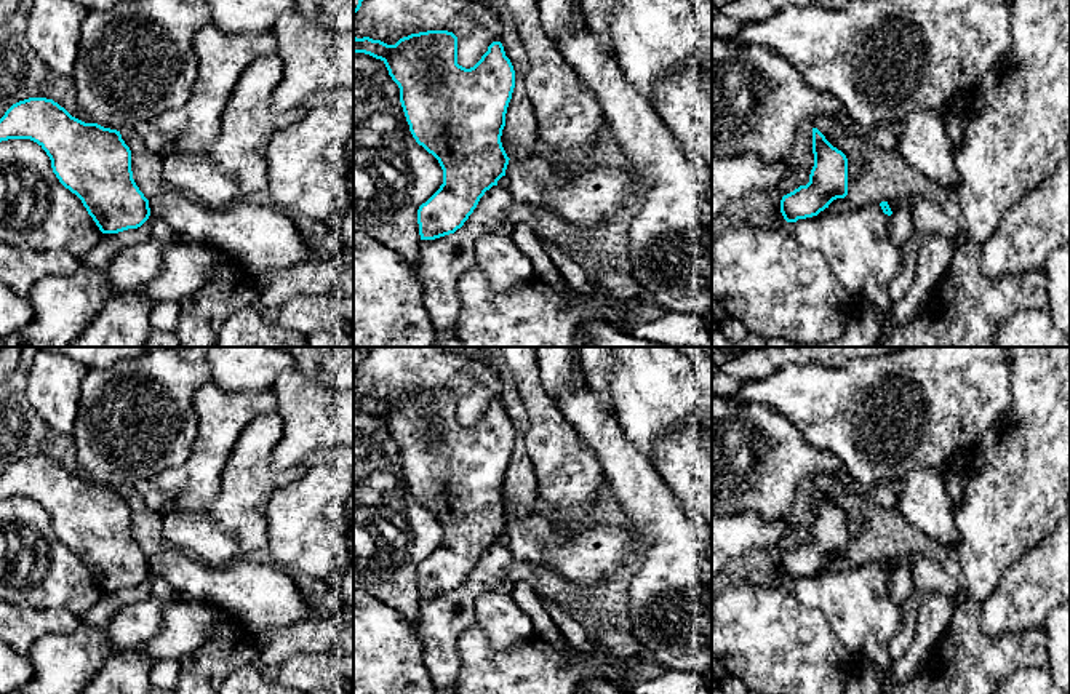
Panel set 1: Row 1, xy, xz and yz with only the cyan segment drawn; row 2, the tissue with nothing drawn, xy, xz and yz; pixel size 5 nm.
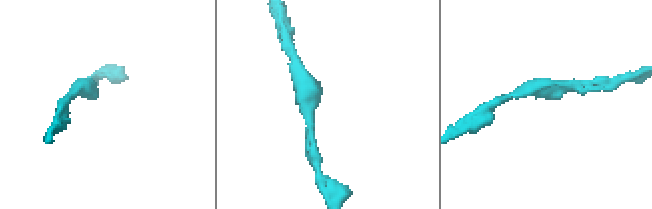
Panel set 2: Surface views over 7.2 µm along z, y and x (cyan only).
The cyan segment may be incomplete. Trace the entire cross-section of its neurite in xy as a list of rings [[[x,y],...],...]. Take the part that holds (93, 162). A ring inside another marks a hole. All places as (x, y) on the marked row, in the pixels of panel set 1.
[[[29,98],[0,118],[0,142],[8,139],[37,142],[102,233],[138,229],[149,219],[149,200],[133,179],[131,150],[120,131],[85,123],[53,99]]]

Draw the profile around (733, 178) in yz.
[[[755,154],[712,157],[712,219],[749,193],[773,192],[790,174],[782,160],[765,163]]]

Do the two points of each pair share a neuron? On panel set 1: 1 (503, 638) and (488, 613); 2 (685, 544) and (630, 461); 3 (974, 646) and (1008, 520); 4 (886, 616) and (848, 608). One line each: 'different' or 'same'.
1: same
2: same
3: different
4: same

